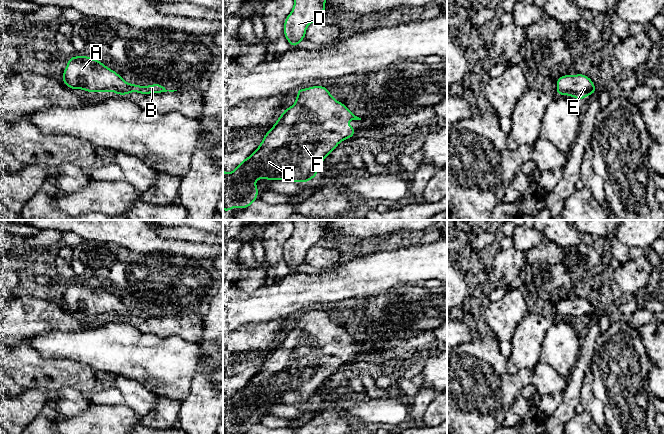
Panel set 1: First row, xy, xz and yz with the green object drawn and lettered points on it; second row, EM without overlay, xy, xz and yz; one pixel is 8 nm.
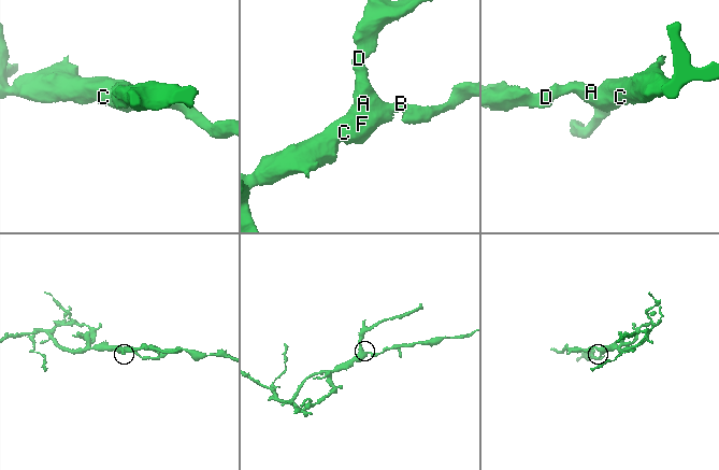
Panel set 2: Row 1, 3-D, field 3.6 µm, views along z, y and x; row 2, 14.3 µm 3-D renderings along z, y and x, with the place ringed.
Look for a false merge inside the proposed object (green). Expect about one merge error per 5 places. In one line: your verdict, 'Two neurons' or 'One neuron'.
One neuron

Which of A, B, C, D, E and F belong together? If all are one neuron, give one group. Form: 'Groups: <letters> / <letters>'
Groups: A B C D E F

